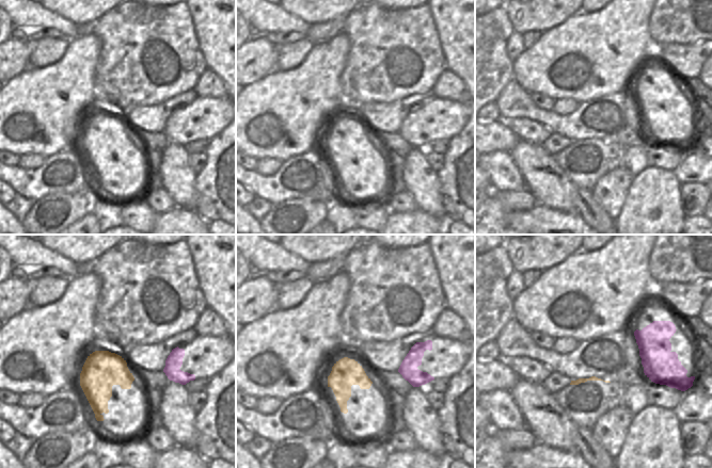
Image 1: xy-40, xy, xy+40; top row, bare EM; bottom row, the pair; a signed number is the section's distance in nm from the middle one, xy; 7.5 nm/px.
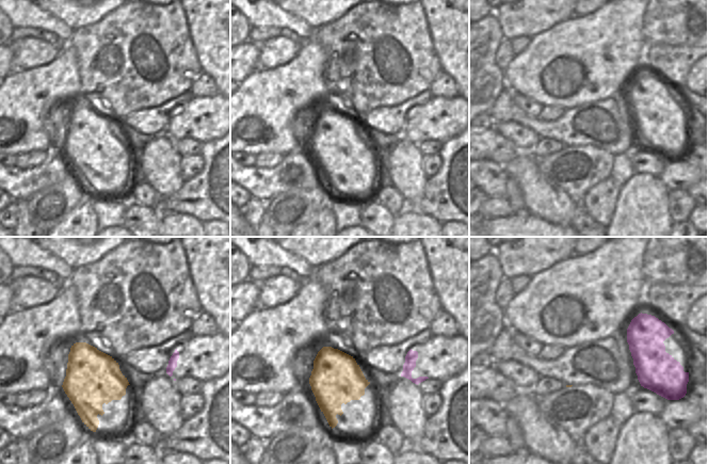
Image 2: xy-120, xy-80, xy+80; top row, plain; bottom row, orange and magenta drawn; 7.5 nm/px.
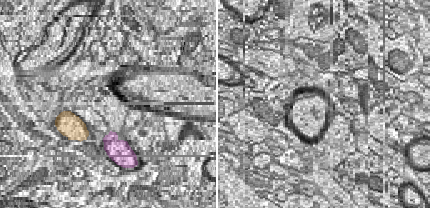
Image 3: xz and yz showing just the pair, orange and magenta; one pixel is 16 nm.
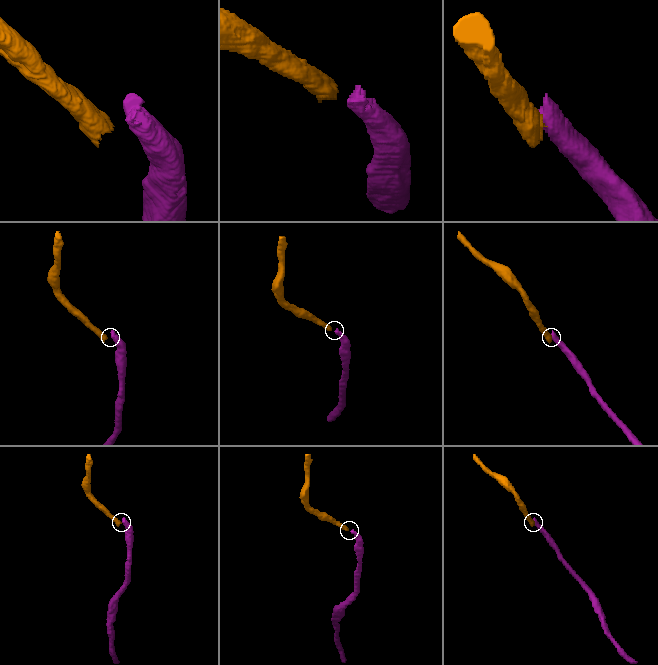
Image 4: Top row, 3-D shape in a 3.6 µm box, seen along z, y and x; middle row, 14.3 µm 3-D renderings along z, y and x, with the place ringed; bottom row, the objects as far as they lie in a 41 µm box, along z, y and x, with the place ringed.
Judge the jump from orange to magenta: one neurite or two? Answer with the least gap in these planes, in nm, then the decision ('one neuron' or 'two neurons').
220 nm | one neuron

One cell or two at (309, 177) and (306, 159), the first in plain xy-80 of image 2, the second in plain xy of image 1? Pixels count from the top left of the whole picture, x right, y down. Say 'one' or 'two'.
two

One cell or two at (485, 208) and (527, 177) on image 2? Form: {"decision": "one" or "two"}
{"decision": "two"}

